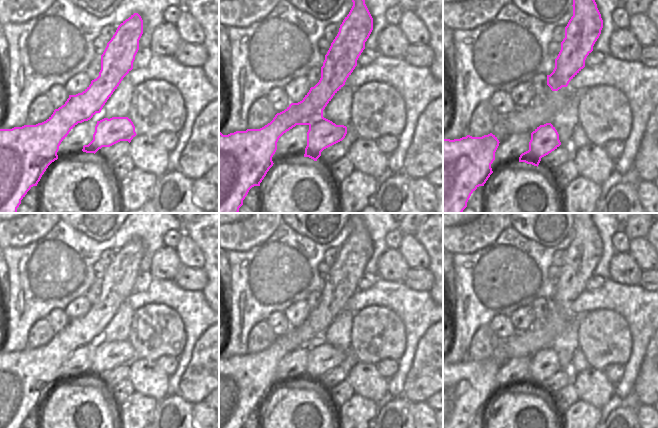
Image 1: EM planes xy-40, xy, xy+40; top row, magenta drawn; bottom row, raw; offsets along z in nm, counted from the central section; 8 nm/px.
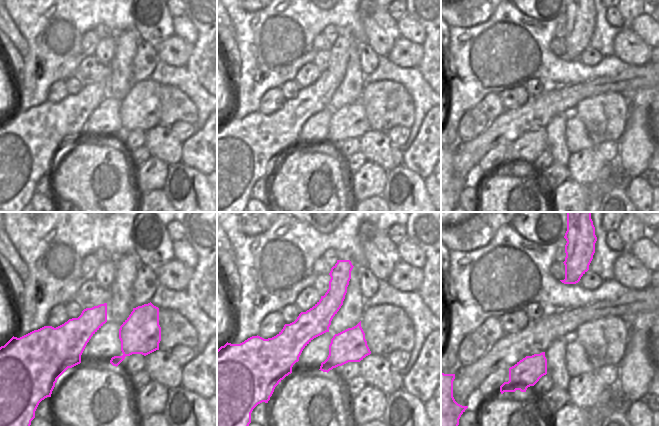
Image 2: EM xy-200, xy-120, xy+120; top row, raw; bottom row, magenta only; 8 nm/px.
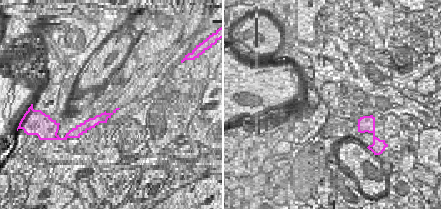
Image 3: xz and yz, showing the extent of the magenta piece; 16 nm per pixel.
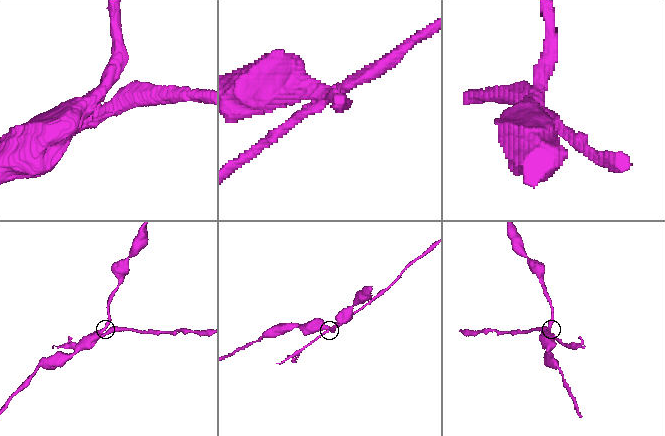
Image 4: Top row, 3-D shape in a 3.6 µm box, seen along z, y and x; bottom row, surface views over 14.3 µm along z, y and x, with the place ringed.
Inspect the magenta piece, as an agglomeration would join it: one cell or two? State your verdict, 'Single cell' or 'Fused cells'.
Fused cells

